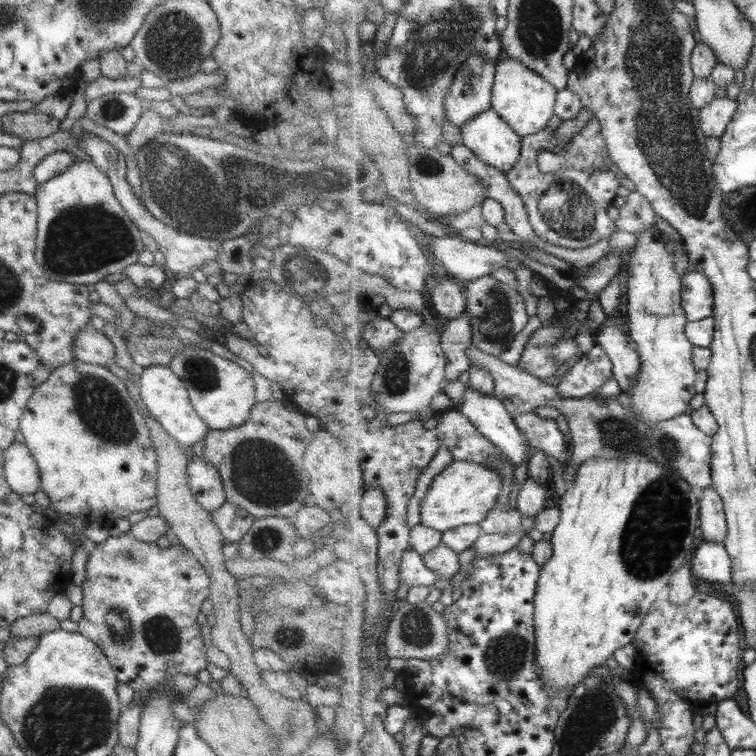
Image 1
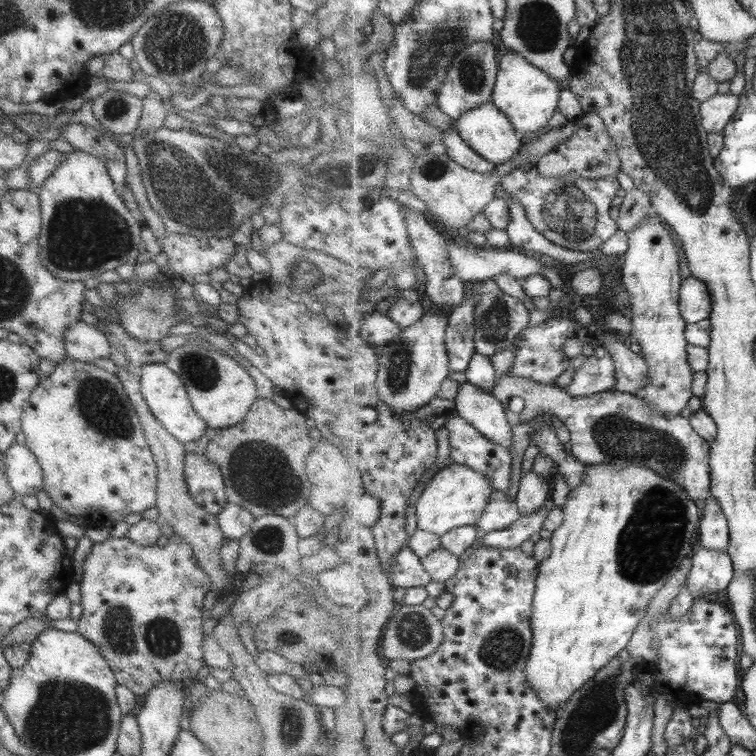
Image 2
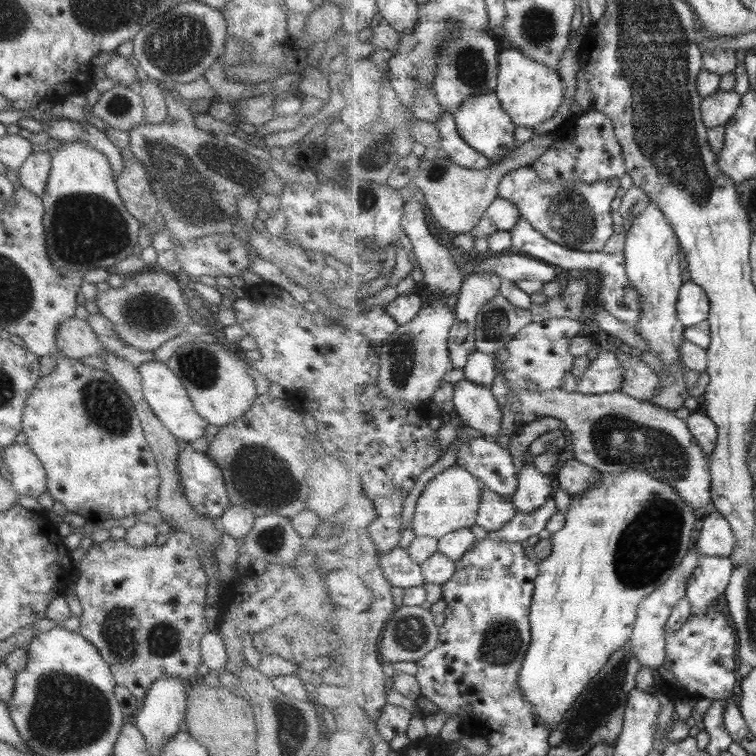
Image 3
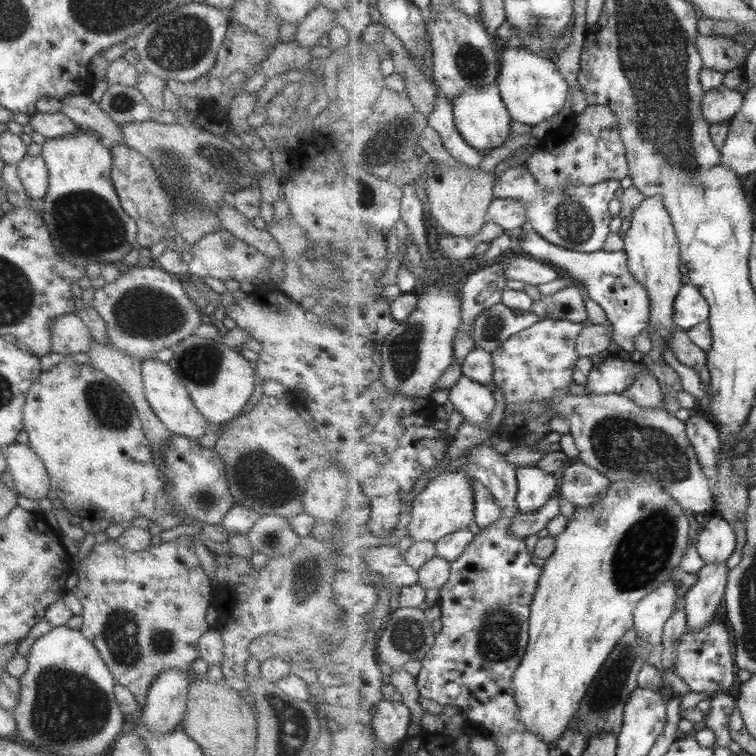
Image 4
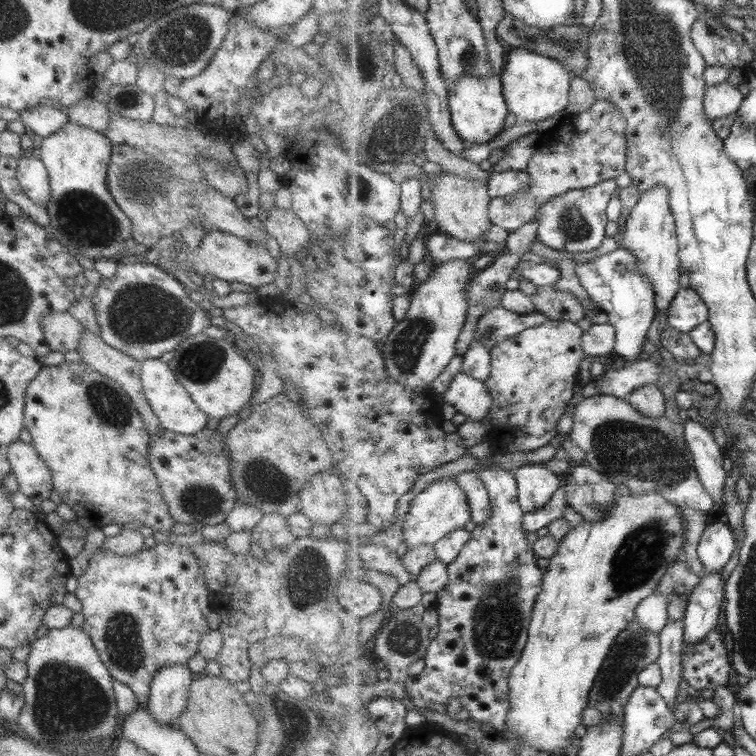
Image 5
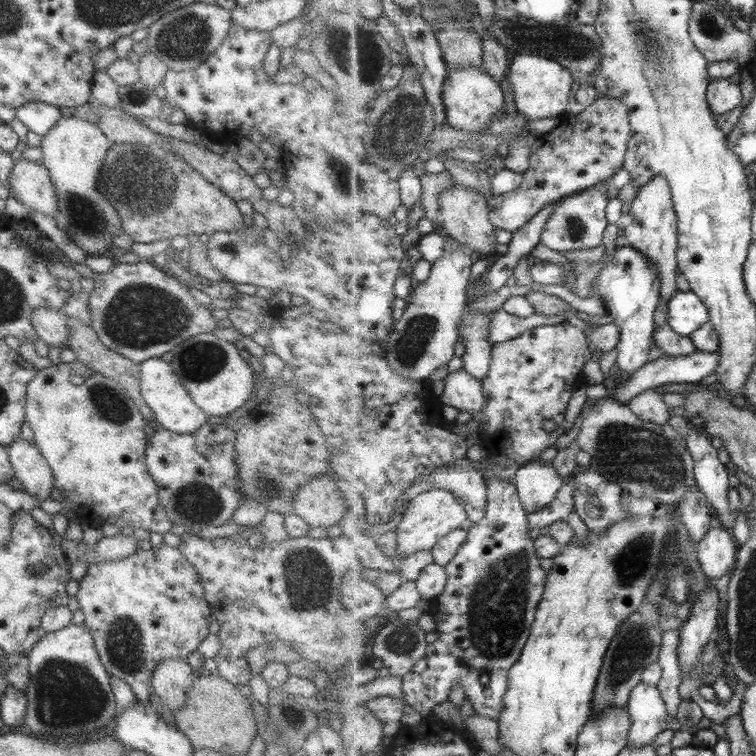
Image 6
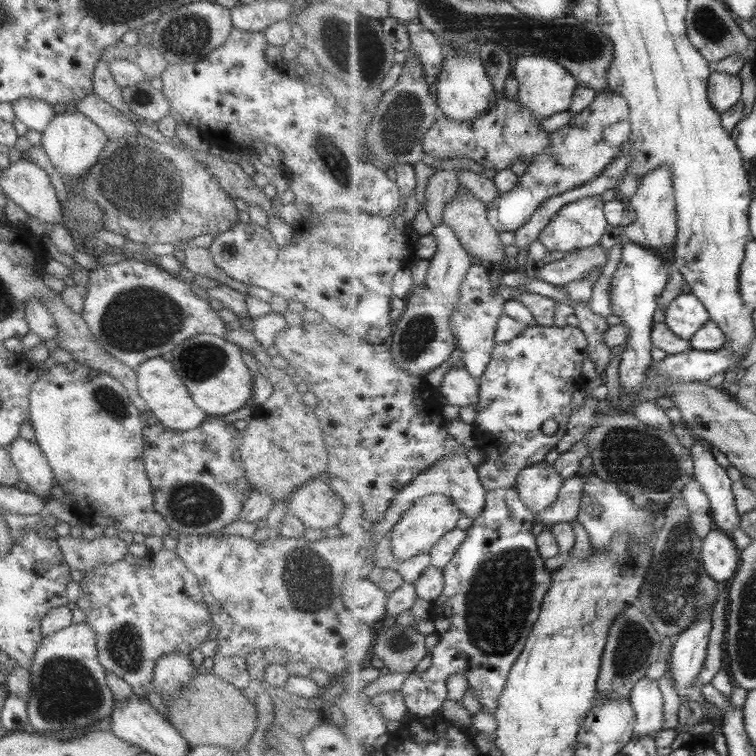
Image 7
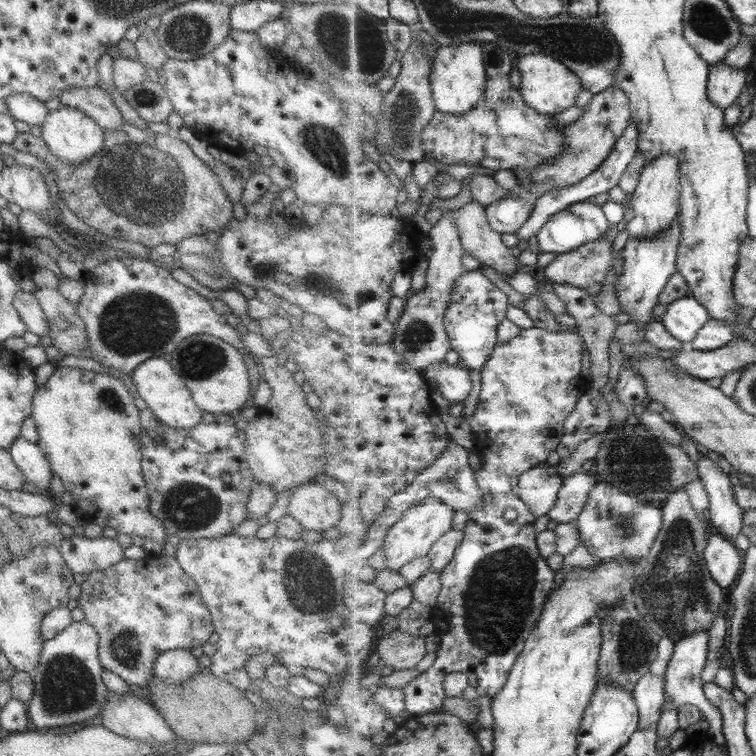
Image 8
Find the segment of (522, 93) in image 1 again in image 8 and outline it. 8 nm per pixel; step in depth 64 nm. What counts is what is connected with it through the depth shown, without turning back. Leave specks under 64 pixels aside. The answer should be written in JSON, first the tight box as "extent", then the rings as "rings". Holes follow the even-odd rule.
{"extent":[517,52,585,116],"rings":[[[543,52],[540,54],[529,54],[522,57],[517,66],[522,74],[520,88],[525,102],[528,102],[535,110],[539,110],[541,114],[553,116],[575,106],[579,92],[585,89],[581,78],[568,66],[565,66],[564,63],[558,62],[556,56],[547,55]]]}

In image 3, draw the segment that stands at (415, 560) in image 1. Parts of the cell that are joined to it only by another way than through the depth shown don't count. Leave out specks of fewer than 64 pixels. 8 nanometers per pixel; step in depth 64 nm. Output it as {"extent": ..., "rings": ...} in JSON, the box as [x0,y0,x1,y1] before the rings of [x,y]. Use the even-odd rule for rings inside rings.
{"extent":[377,546,425,589],"rings":[[[395,546],[391,552],[377,552],[377,559],[392,586],[405,589],[425,584],[422,565],[413,561],[408,549]]]}

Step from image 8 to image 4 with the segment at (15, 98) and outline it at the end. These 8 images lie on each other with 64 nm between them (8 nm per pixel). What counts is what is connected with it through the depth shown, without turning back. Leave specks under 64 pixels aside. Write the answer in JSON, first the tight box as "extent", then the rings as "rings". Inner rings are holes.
{"extent":[26,110,105,146],"rings":[[[35,110],[33,113],[29,113],[26,117],[26,122],[29,122],[34,134],[40,134],[45,139],[49,138],[61,138],[65,134],[73,134],[77,130],[81,132],[87,132],[91,136],[95,136],[103,146],[105,142],[101,137],[91,129],[81,129],[80,126],[75,125],[67,116],[61,112],[56,111],[52,113],[40,112]]]}

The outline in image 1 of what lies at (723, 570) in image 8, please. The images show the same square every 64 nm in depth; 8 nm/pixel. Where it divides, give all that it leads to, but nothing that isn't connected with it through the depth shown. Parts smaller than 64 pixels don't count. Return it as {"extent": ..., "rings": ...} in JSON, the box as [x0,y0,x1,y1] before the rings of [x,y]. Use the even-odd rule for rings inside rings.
{"extent":[699,486,728,544],"rings":[[[711,486],[705,489],[705,492],[700,494],[700,520],[701,527],[699,529],[704,541],[713,542],[717,544],[724,544],[728,534],[728,523],[726,520],[726,512],[723,504],[723,497],[717,492],[715,487]]]}

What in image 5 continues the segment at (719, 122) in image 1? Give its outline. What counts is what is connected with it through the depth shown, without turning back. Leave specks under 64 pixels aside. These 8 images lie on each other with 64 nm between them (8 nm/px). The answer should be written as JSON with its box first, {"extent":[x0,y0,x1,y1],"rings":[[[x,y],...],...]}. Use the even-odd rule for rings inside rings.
{"extent":[705,82,745,121],"rings":[[[728,82],[708,86],[705,99],[705,110],[709,118],[716,121],[725,116],[736,114],[745,101],[743,92],[739,92],[737,86],[731,86]]]}

